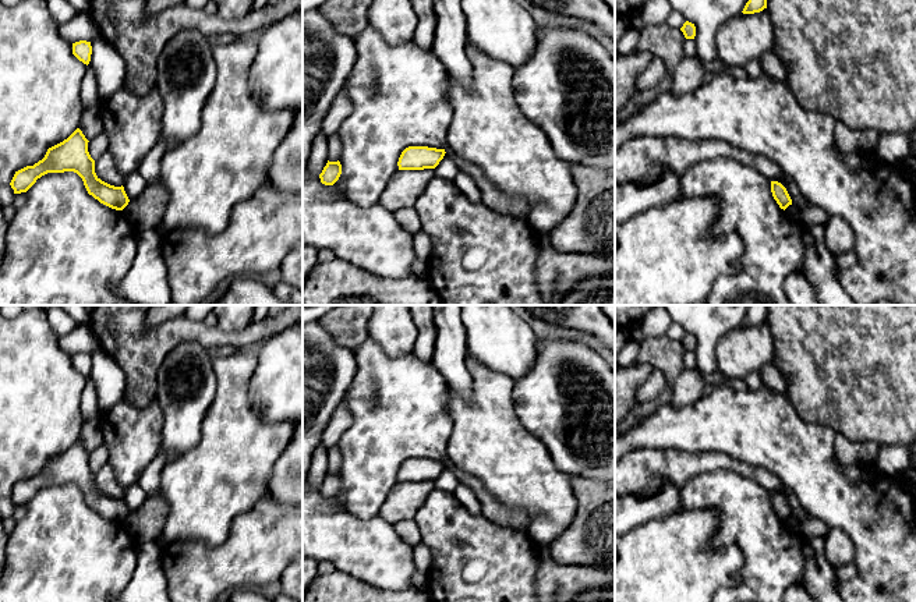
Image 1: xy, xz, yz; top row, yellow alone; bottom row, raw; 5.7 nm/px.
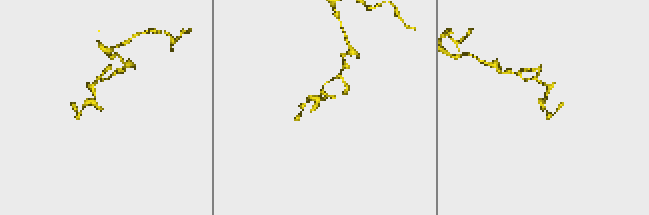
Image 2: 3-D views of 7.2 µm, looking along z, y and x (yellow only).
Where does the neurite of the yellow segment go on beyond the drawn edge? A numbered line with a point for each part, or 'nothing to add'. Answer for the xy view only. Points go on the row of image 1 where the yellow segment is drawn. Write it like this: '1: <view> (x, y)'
nothing to add

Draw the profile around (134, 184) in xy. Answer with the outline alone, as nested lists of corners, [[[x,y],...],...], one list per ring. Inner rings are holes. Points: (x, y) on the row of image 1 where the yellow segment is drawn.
[[[139,169],[134,170],[124,178],[124,191],[130,201],[138,198],[145,187],[148,185],[146,180],[142,177]]]

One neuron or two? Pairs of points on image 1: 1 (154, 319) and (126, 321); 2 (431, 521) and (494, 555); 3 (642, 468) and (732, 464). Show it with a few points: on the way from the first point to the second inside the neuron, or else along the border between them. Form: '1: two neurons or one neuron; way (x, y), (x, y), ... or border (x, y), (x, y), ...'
1: two neurons; border (173, 319), (156, 325), (149, 325), (145, 321)
2: one neuron; way (446, 527), (455, 535), (478, 541)
3: one neuron; way (664, 466), (710, 463)

